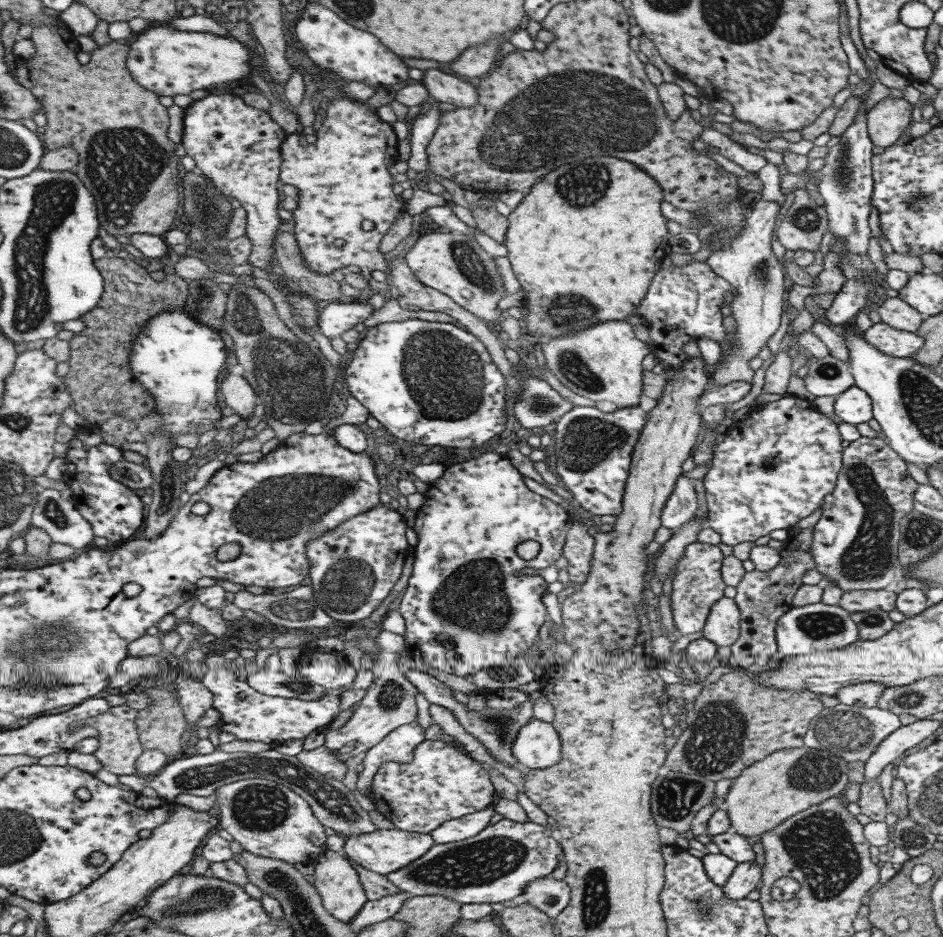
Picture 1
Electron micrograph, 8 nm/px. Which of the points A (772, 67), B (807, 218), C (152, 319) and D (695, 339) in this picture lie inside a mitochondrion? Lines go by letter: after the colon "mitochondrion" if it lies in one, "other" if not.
A: mitochondrion
B: mitochondrion
C: other
D: other

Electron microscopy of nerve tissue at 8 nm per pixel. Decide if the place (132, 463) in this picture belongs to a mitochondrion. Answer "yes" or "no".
no

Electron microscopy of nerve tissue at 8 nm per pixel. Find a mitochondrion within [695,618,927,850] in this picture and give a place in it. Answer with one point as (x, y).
(854, 733)

